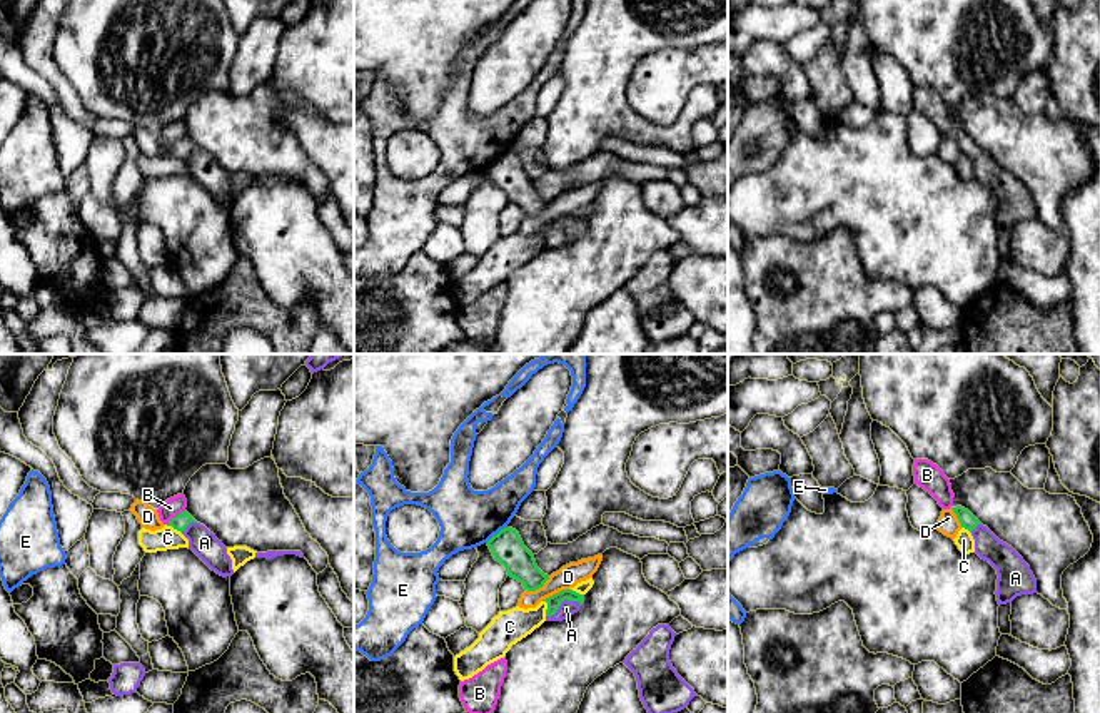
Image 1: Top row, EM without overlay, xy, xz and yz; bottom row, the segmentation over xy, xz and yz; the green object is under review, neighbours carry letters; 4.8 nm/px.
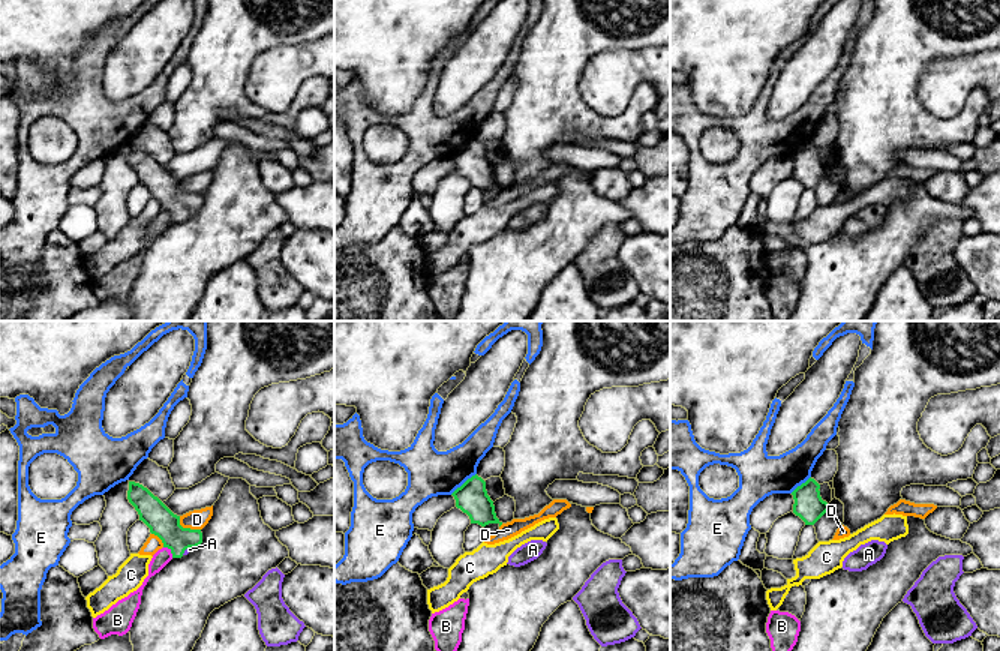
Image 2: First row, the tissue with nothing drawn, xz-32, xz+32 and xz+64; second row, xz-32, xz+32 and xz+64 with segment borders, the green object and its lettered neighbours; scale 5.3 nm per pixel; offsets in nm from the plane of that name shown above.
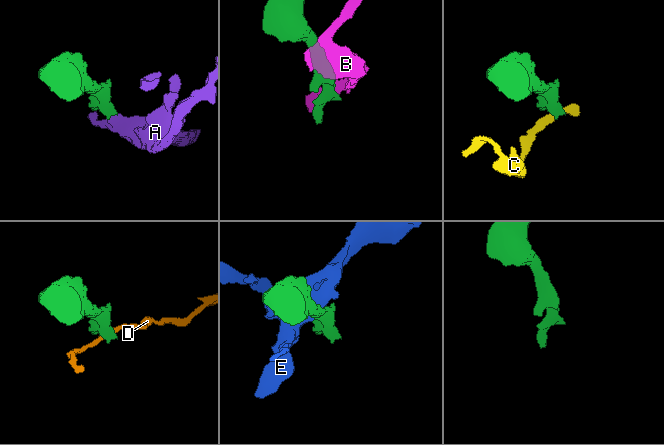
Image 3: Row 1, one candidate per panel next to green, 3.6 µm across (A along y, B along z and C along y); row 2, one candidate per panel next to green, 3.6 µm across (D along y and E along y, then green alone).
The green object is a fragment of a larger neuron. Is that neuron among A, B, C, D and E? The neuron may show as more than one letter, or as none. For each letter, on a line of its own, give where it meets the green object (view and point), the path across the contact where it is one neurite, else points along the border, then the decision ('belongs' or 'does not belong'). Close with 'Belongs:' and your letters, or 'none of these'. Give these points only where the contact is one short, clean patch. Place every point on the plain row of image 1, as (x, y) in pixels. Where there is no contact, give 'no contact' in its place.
A: contact xz (563, 226); way xz (553, 227), (563, 226), (566, 234); belongs
B: contact xy (176, 142); does not belong
C: contact xz (548, 234); does not belong
D: contact xz (556, 219); border xz (570, 214), (563, 214), (541, 226); does not belong
E: contact xz (498, 159); border xz (506, 152), (486, 167); does not belong
Belongs: A

